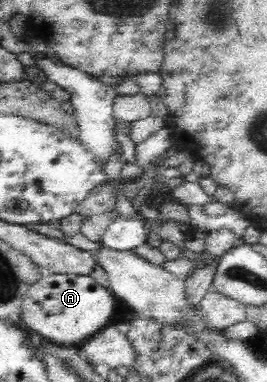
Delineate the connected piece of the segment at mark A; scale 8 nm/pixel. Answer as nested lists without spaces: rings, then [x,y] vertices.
[[[46,273],[23,295],[19,316],[26,327],[46,340],[80,347],[82,342],[88,341],[102,327],[110,325],[112,317],[116,315],[117,300],[109,288],[105,288],[90,274]]]

